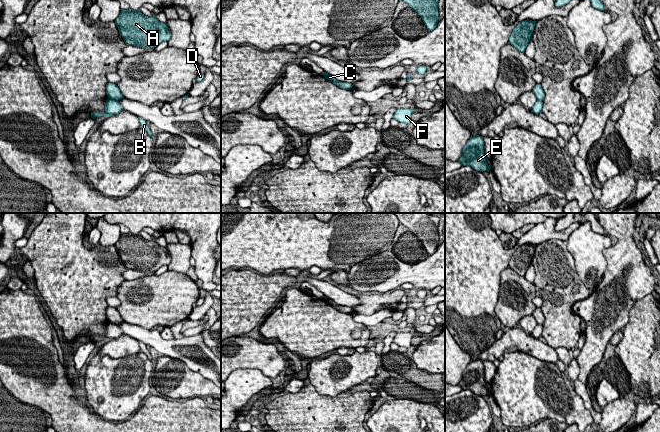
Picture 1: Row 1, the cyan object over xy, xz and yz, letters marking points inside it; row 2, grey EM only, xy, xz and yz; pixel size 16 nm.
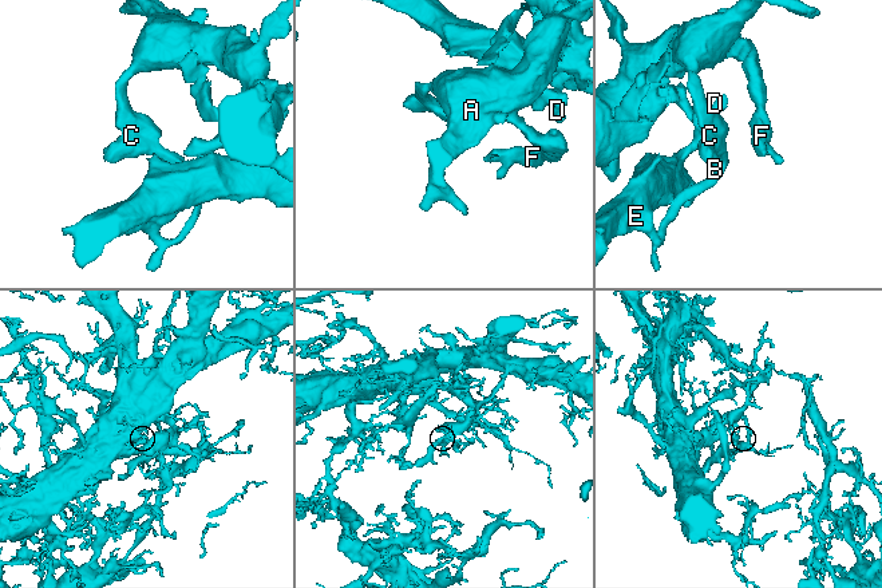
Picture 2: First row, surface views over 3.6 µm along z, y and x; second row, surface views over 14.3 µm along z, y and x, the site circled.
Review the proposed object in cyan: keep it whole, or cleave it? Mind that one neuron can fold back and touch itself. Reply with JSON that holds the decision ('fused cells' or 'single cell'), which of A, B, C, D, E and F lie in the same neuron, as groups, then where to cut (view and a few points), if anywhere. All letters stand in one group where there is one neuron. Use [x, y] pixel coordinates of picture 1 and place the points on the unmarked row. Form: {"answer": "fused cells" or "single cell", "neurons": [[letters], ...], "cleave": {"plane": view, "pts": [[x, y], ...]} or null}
{"answer": "fused cells", "neurons": [["A", "F"], ["B", "C", "D", "E"]], "cleave": {"plane": "xy", "pts": [[108, 321], [117, 325]]}}

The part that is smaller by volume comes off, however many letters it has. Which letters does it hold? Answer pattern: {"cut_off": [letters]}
{"cut_off": ["B", "C", "D", "E"]}

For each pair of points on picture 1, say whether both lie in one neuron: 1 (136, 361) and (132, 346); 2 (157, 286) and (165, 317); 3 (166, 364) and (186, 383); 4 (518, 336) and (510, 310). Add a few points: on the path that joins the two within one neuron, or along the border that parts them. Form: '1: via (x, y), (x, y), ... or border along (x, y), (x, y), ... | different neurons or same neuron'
1: border along (139, 351), (111, 358) | different neurons
2: via (157, 294), (165, 304), (165, 309) | same neuron
3: via (171, 369), (181, 378) | same neuron
4: border along (513, 326), (508, 329) | different neurons

